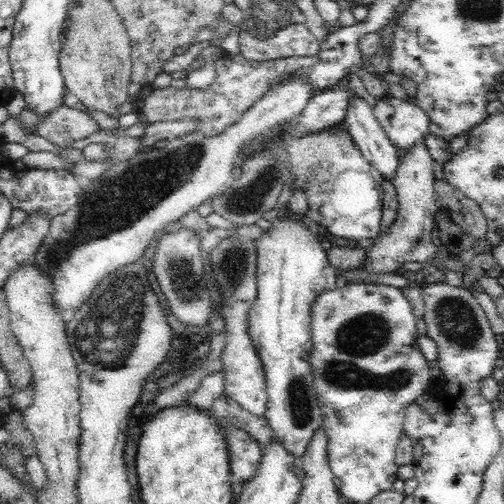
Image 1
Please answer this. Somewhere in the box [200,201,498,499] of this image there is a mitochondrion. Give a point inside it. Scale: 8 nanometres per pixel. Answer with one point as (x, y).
(363, 333)

